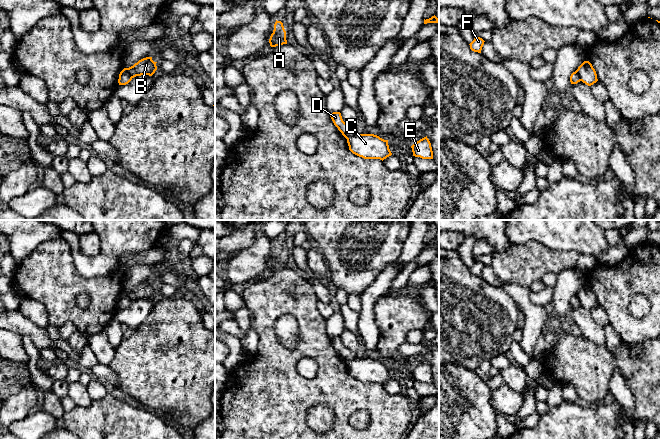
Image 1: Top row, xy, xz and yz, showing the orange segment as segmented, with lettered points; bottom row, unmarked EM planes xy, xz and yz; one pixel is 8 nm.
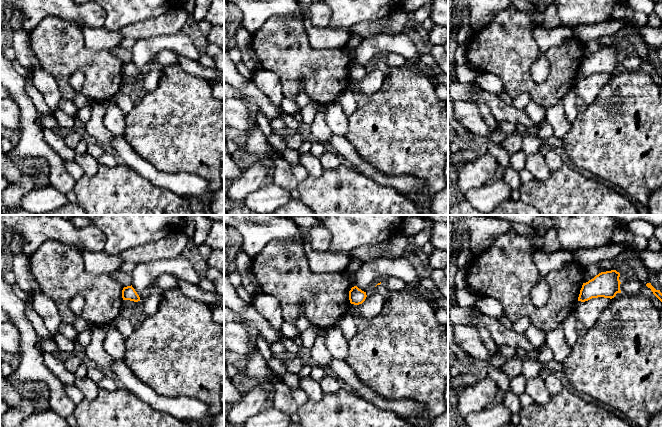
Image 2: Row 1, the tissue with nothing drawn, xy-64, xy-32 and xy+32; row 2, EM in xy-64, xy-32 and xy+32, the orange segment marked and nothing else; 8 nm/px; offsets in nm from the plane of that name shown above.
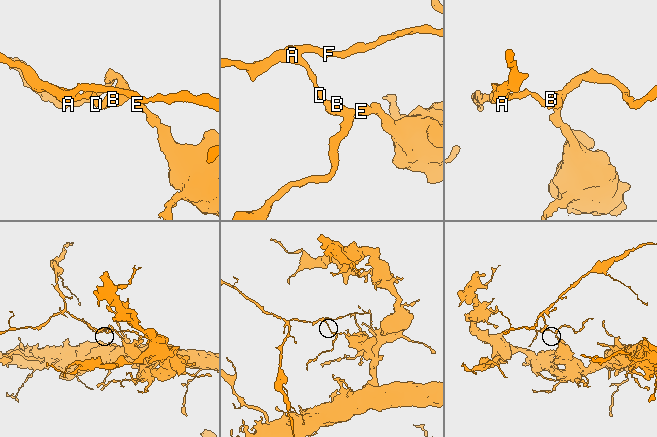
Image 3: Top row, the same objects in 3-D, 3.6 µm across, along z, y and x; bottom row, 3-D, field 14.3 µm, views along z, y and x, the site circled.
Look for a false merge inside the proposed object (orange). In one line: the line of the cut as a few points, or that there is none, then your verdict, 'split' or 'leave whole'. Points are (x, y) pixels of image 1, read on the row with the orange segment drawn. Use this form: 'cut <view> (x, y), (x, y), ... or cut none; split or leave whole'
cut xz (356, 132), (347, 139); split

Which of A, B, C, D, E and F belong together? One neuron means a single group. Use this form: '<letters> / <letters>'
A D F / B C E

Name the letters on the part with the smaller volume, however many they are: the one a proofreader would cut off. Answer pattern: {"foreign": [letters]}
{"foreign": ["A", "D", "F"]}

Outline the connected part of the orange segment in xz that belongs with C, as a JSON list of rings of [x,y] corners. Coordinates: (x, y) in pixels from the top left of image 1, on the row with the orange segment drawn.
[[[359,134],[347,139],[349,150],[364,159],[384,160],[391,156],[388,140],[384,140],[374,134]]]

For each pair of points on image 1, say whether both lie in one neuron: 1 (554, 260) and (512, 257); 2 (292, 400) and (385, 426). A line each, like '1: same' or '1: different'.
1: same
2: same

